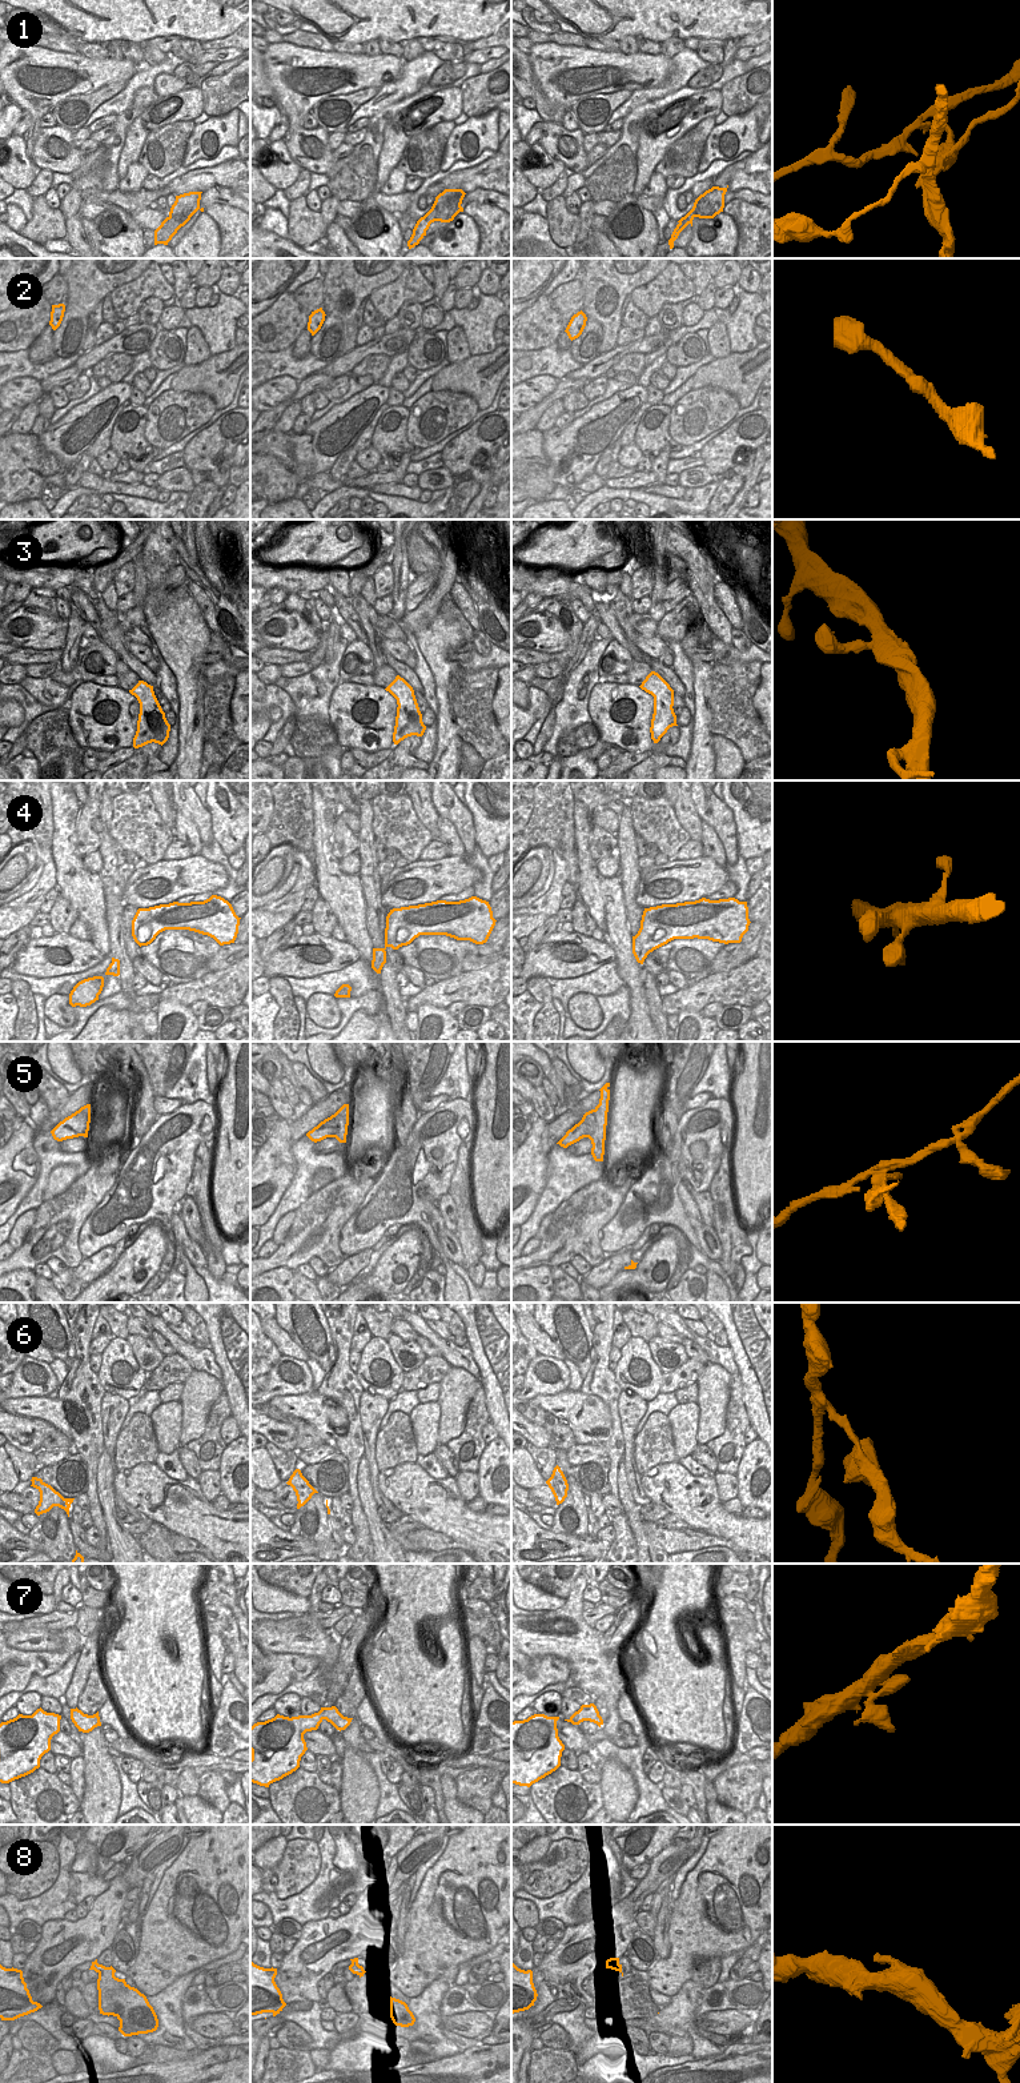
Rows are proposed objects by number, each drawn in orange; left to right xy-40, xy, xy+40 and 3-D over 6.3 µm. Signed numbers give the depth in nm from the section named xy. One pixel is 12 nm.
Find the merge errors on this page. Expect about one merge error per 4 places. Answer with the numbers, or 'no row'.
1, 5

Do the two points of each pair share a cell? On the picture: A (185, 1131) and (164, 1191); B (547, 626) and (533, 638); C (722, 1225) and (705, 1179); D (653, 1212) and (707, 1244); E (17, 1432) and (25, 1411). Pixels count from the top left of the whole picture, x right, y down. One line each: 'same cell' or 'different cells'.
A: same cell
B: same cell
C: different cells
D: different cells
E: different cells

